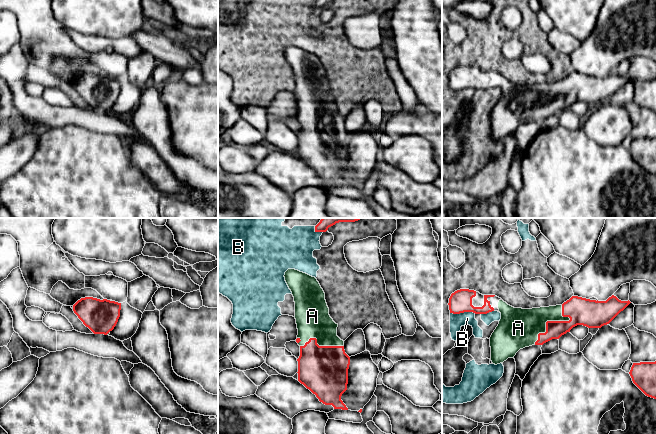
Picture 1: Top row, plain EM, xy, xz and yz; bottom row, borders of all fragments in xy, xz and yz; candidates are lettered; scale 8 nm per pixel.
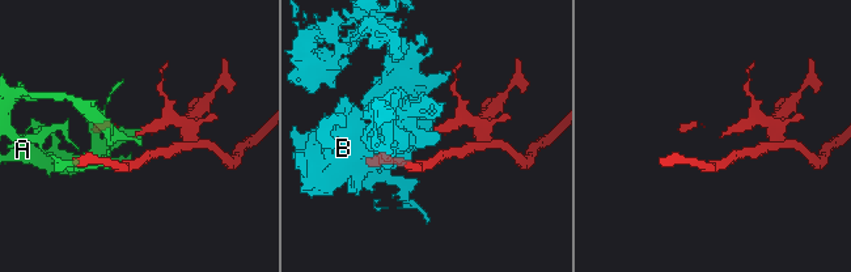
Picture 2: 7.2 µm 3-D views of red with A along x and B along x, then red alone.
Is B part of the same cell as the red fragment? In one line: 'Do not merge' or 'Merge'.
Do not merge

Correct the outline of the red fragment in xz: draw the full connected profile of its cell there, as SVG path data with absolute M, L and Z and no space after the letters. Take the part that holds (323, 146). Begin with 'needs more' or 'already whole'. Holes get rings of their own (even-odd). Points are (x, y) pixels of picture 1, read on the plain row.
needs more; M295 45L285 48L285 57L295 78L295 95L298 105L296 118L300 122L298 157L325 181L348 186L341 176L347 166L350 133L345 129L344 117L337 112L337 103L329 91L325 69L315 53Z

